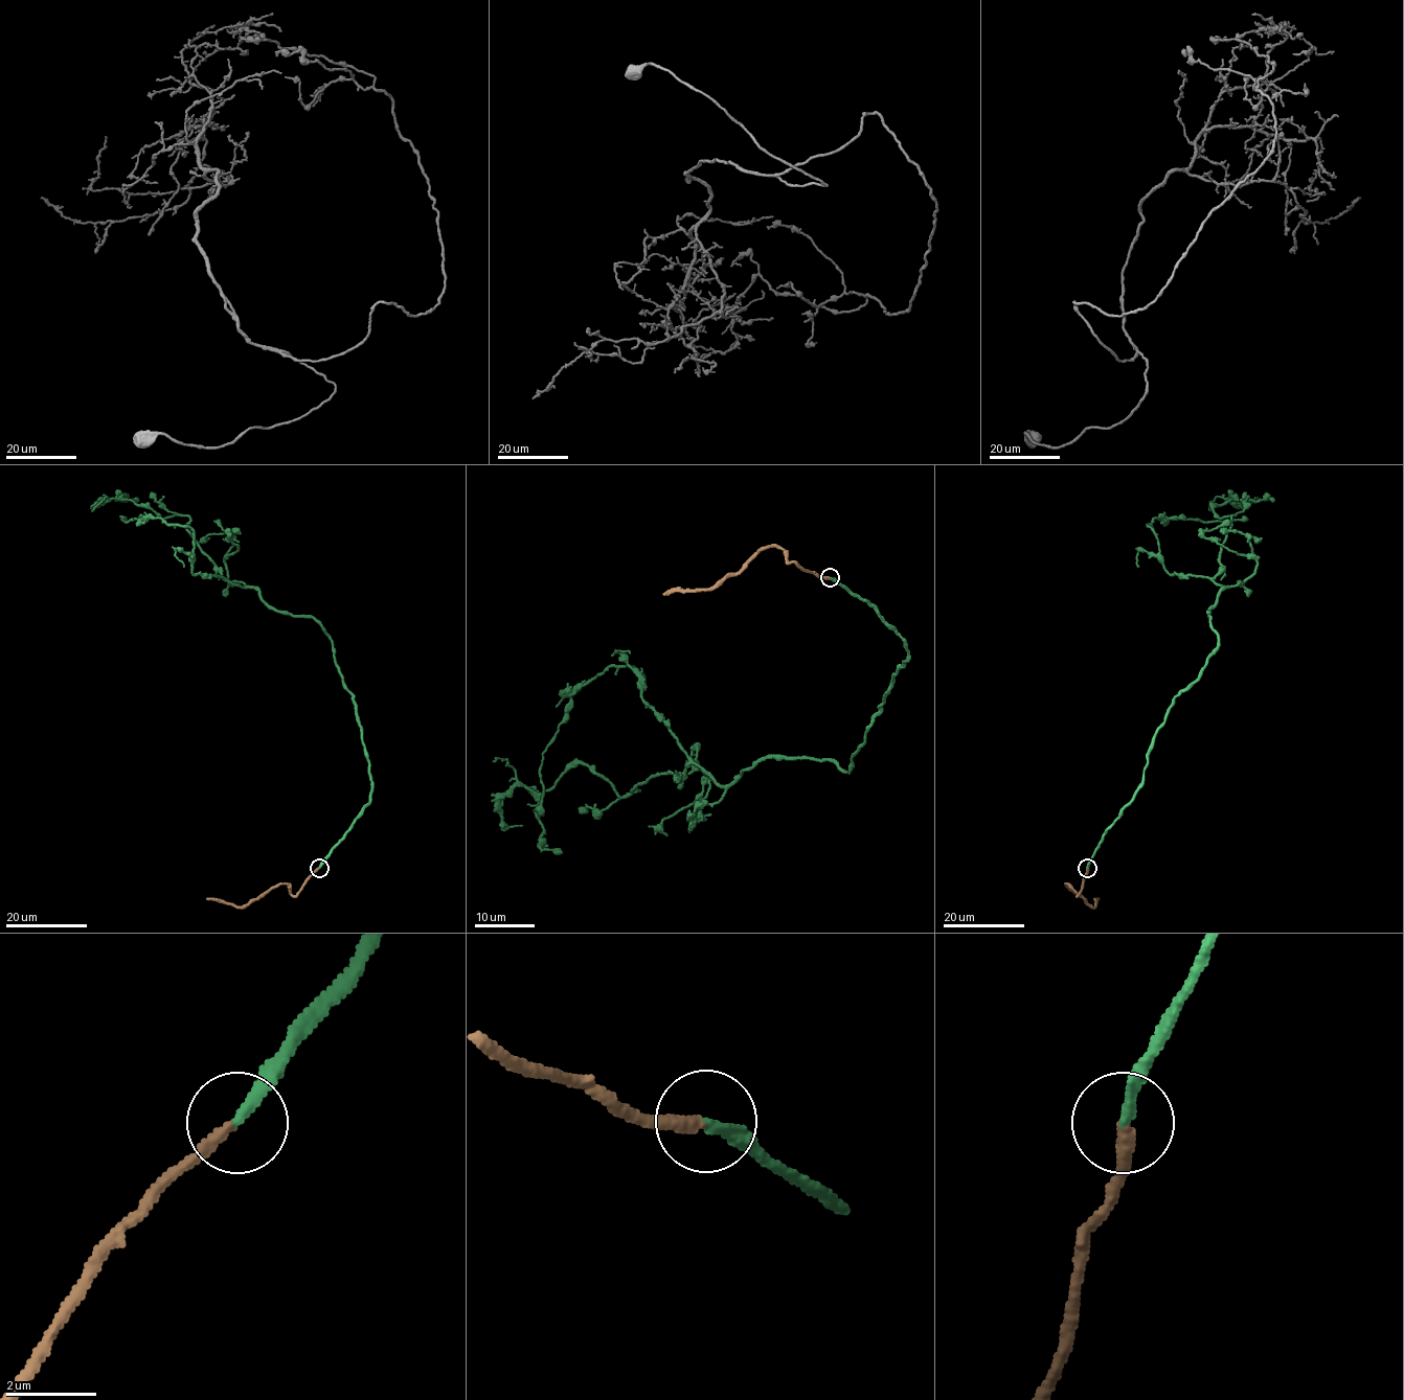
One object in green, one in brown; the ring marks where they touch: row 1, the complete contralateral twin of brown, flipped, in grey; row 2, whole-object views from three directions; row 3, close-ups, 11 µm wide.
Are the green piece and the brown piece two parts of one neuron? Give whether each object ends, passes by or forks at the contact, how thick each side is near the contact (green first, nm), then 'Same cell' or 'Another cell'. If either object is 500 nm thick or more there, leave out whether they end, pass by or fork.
At the ring green ends. At the ring brown ends. Thickness 260 nm (green) against 240 nm. Same cell

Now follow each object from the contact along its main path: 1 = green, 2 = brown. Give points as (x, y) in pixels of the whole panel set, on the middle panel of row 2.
1: (830, 578), (908, 651), (847, 772), (765, 756), (719, 785), (643, 676), (609, 666), (543, 754), (540, 815)
2: (830, 578), (788, 561), (782, 549), (767, 546), (738, 572), (729, 573), (712, 587), (663, 594)

